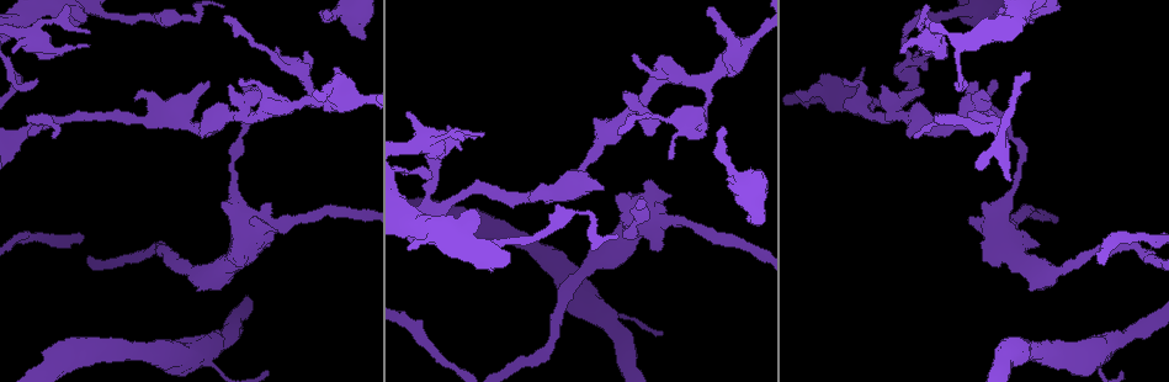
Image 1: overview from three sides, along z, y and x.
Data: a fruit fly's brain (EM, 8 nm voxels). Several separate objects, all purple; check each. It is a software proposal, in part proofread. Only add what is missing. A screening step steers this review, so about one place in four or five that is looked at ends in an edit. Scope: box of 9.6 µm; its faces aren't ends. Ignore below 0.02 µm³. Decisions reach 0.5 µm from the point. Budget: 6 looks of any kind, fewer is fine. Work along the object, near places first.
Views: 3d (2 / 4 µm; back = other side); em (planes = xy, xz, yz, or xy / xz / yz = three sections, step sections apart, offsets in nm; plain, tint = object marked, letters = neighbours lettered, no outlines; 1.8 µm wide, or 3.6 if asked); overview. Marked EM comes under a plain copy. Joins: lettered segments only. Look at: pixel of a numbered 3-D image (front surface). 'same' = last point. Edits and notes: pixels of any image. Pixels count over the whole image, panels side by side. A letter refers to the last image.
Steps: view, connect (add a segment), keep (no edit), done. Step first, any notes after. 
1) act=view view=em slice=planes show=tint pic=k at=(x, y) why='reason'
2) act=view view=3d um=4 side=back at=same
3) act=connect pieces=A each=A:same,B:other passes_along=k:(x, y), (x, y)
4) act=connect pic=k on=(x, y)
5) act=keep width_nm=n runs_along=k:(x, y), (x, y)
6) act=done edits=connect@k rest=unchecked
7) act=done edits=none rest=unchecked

act=view view=em slice=xy step=4 show=letters pic=1 at=(433, 176) why='tapers out'

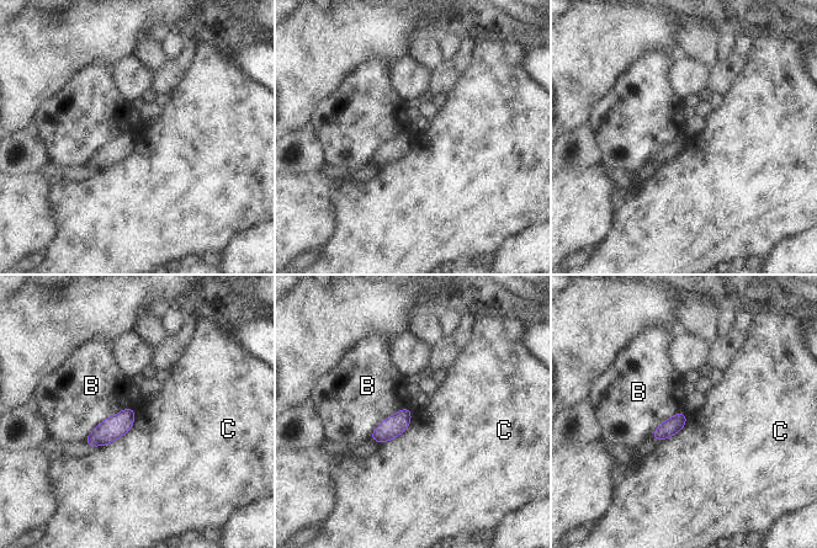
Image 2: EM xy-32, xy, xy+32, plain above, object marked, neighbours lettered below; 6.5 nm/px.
act=view view=em slice=planes show=letters at=same why='cut it another way'

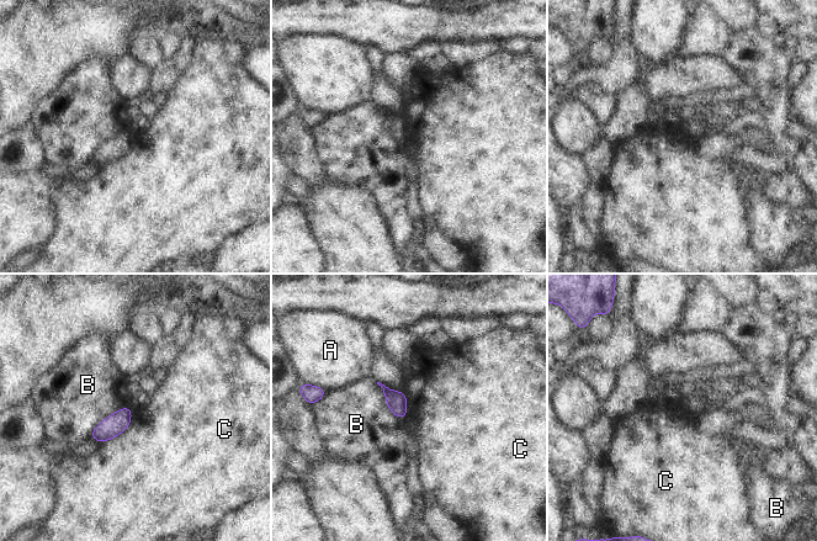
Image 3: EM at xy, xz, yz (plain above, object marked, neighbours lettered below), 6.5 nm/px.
act=keep each=A:other,B:other,C:other border=3:(132, 409), (130, 424), (101, 444) found='none of them fits'

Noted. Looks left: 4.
act=view view=em slice=planes show=letters pic=1 at=(991, 97) why='thick end'

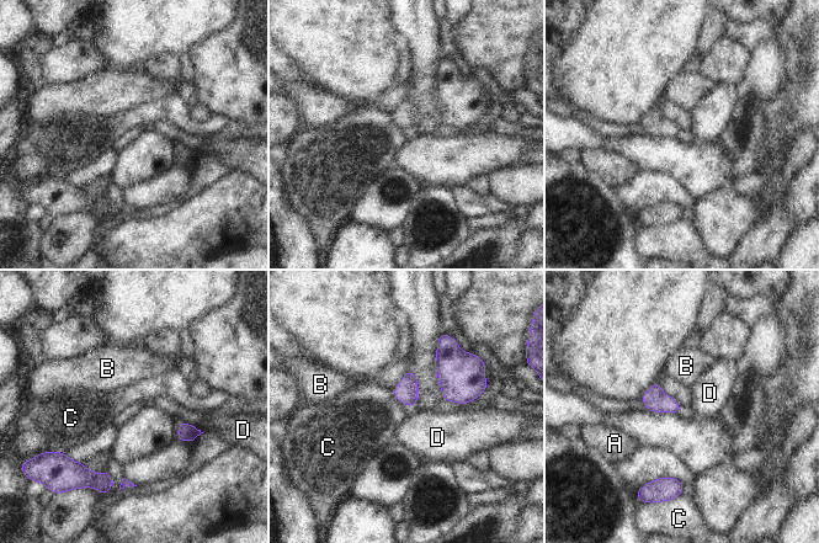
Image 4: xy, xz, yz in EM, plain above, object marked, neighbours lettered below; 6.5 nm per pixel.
act=keep each=A:other,B:other,C:other,D:other border=4:(658, 381), (682, 411) found='none of them fits'

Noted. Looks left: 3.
act=view view=em slice=yz step=8 show=tint pic=1 at=(722, 126) why='free end'

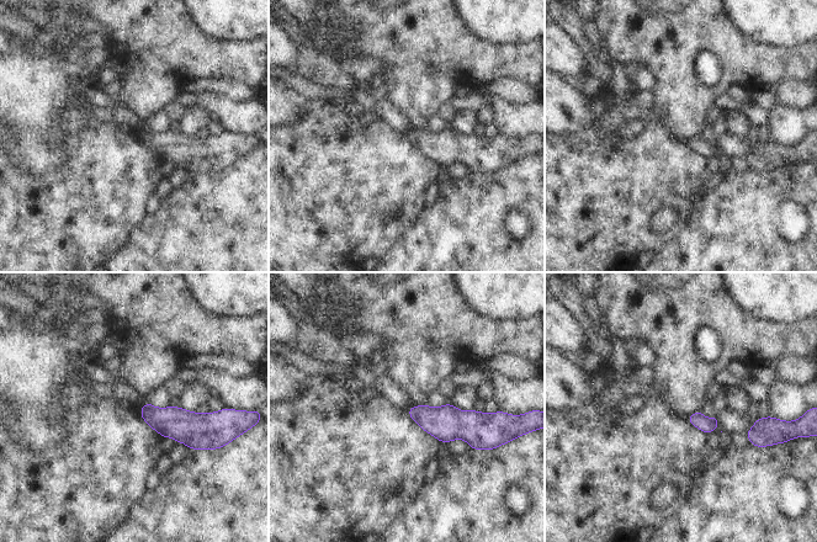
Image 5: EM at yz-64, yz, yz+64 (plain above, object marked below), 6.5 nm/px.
act=view view=em slice=planes show=letters at=same why='another direction'

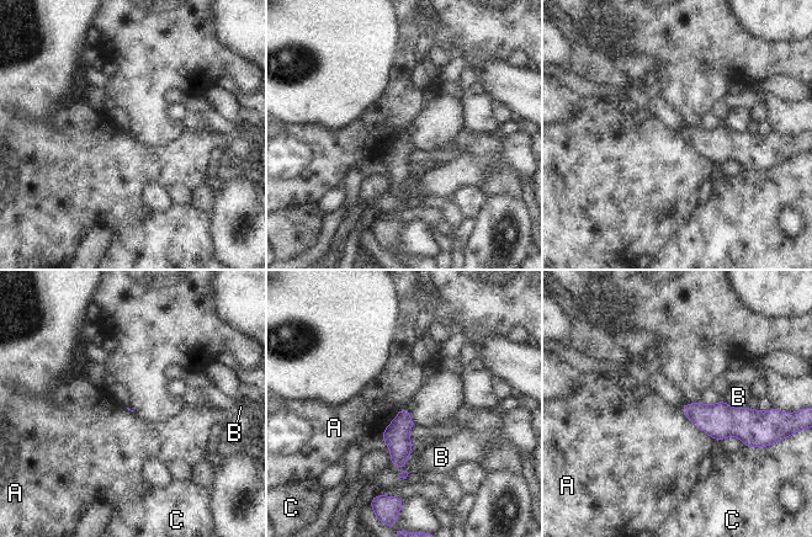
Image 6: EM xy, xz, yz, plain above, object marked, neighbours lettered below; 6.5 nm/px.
act=keep each=A:other,B:other,C:other runs_along=6:(404, 411), (401, 425), (403, 474) found='none of them fits'

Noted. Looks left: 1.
act=done edits=none rest=unchecked

